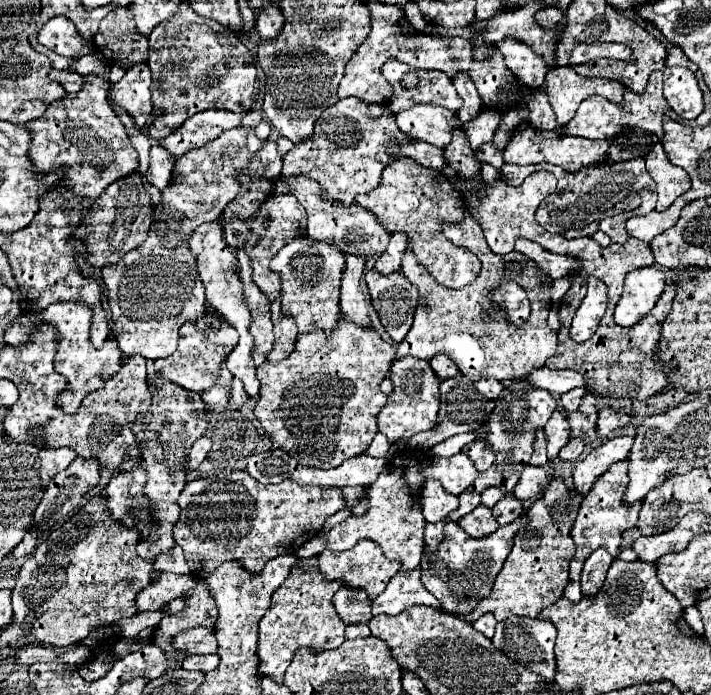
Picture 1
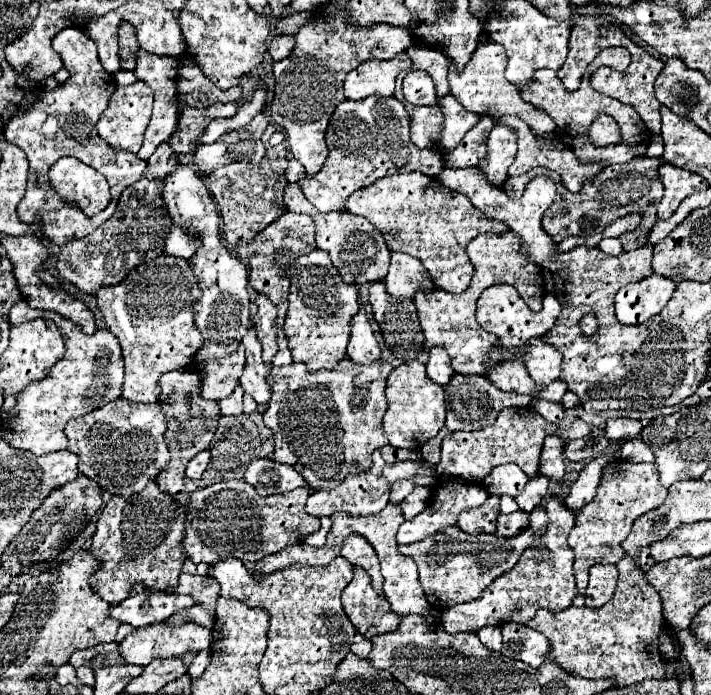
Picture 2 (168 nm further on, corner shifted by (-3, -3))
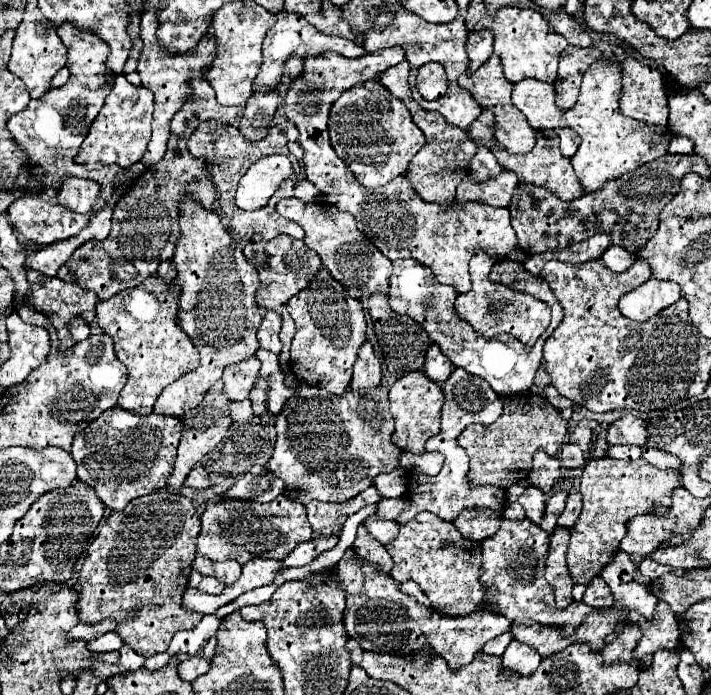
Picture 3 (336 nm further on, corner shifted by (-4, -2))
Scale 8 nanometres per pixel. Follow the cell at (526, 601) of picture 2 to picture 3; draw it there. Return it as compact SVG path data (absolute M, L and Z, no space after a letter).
M557 527L555 533L551 535L545 577L547 577L547 583L553 587L557 607L561 609L573 603L573 597L571 597L573 579L567 569L567 547L569 547L569 531L563 527Z

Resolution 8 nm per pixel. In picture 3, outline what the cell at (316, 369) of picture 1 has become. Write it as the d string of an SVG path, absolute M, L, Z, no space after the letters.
M289 373L285 379L287 383L297 383L297 395L289 399L289 403L285 403L281 415L275 421L277 443L273 457L267 463L267 469L285 481L285 497L297 499L303 505L307 505L313 499L343 503L365 491L369 485L373 485L373 479L379 473L387 473L399 467L401 449L391 443L395 425L387 401L389 389L385 385L373 391L353 391L349 387L345 395L337 397L329 395L321 387L309 387L307 383L297 381L293 373Z

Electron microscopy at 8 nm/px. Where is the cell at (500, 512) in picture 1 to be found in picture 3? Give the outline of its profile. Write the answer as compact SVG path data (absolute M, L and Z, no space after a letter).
M501 521L501 529L489 539L481 541L481 585L485 589L485 611L505 615L515 625L549 625L559 627L561 637L571 637L575 629L595 607L583 602L574 602L565 609L555 607L555 595L545 581L545 561L549 549L549 535L535 523L523 521Z

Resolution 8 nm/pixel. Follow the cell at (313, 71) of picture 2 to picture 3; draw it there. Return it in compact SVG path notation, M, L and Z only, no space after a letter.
M399 47L377 51L377 55L365 55L361 59L345 59L341 55L323 55L305 59L305 73L293 83L285 99L285 115L299 129L299 145L303 149L305 177L325 195L325 199L339 211L347 211L355 217L359 231L391 261L415 259L429 267L439 283L451 285L457 293L471 289L469 261L477 249L485 251L493 259L501 259L519 247L513 233L509 211L479 203L467 203L467 207L451 205L447 211L435 203L425 203L411 187L405 175L395 177L385 187L371 191L357 183L349 167L337 157L327 135L327 117L333 101L351 85L371 81L389 67L401 63L405 53Z

